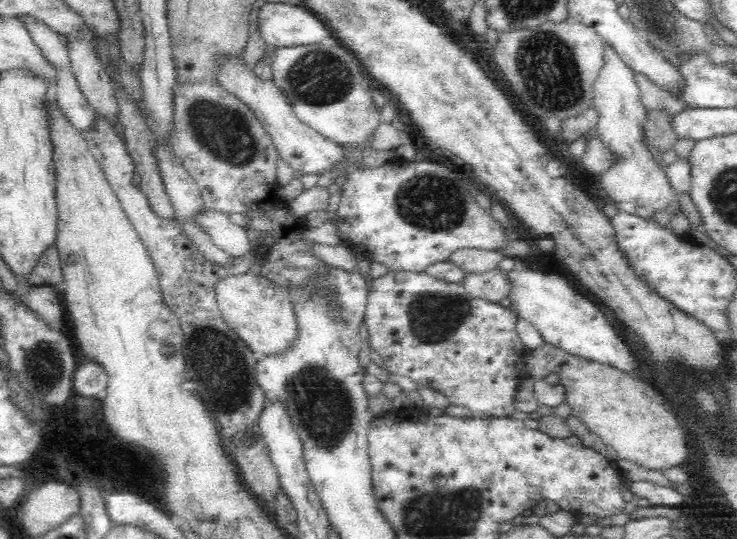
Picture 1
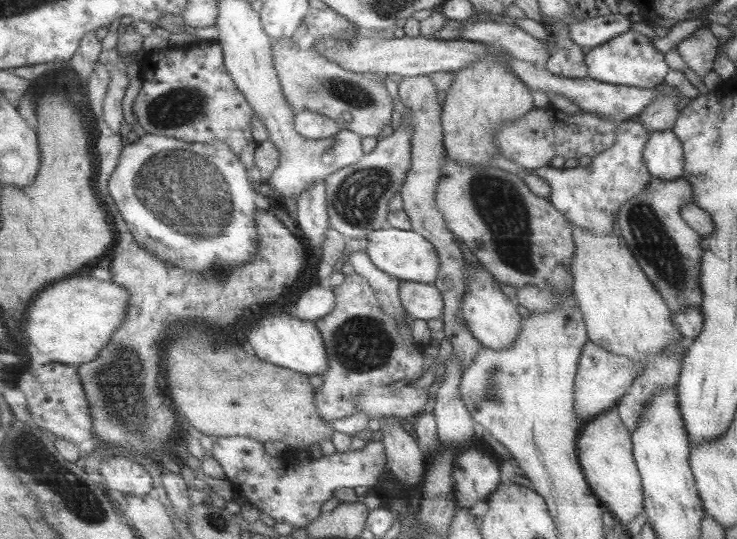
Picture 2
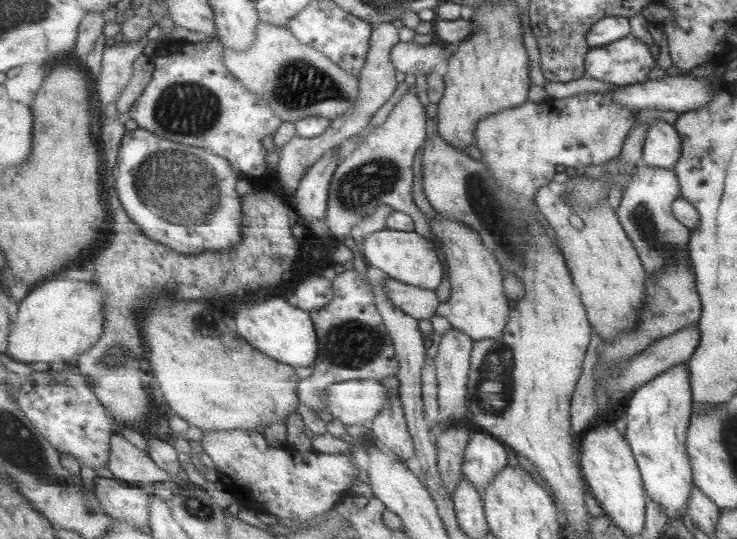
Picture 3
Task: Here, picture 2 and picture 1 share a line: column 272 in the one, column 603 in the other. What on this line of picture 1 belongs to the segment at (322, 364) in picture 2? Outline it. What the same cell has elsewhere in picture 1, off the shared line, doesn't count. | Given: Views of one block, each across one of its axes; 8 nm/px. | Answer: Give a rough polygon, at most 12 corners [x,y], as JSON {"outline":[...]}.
{"outline":[[523,265],[507,297],[543,341],[636,374],[598,306]]}

